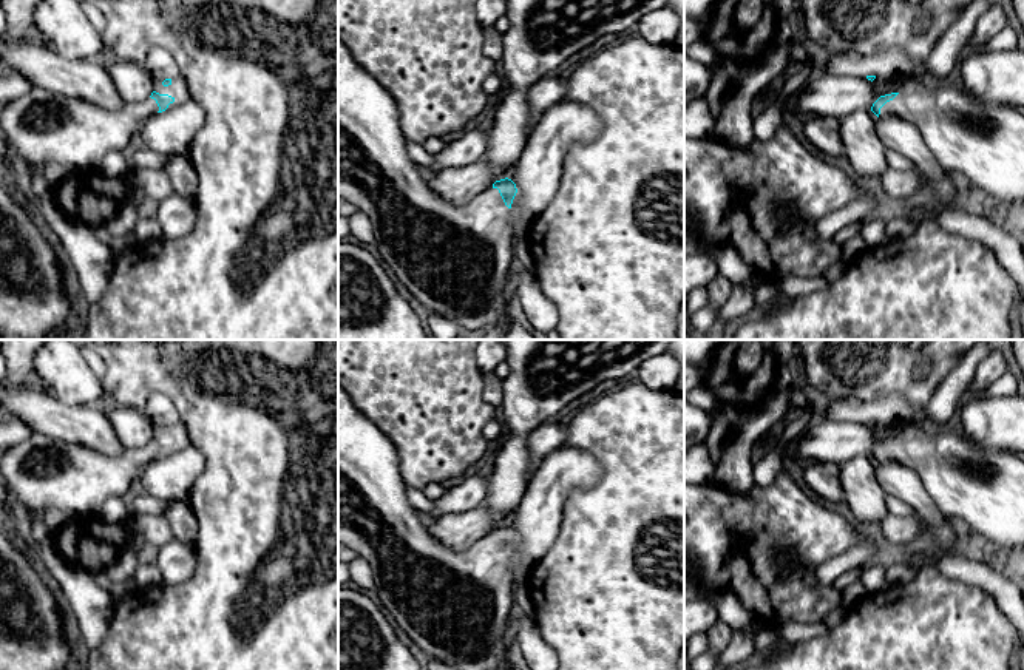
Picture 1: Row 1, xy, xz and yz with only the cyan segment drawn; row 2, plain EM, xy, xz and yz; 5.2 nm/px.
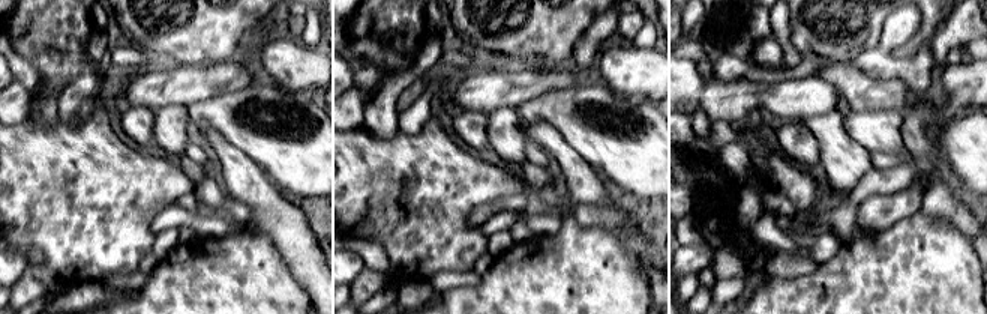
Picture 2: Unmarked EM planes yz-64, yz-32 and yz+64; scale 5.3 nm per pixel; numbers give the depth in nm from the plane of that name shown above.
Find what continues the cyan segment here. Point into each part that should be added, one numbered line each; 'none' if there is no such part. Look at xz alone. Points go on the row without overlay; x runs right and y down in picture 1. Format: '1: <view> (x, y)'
1: xz (454, 605)

